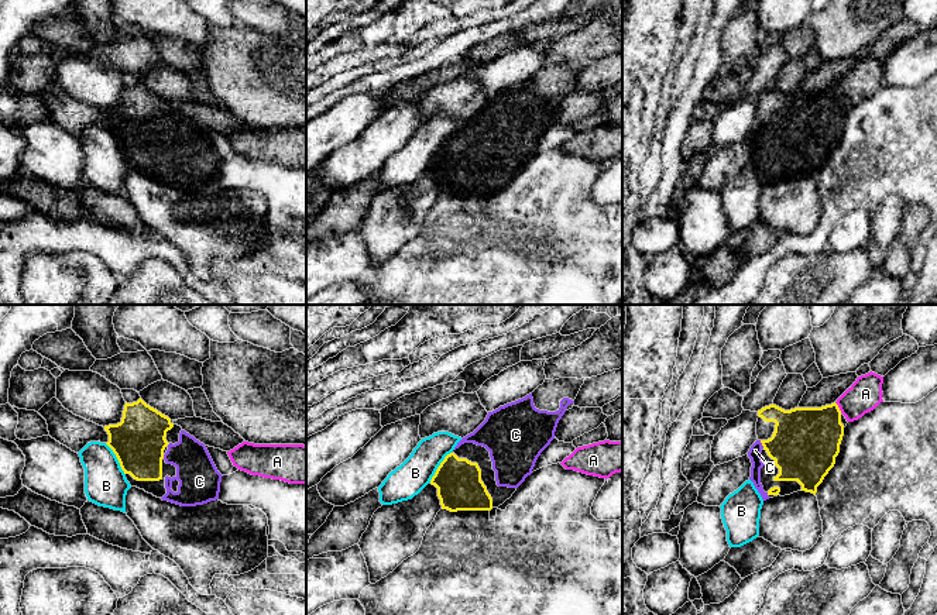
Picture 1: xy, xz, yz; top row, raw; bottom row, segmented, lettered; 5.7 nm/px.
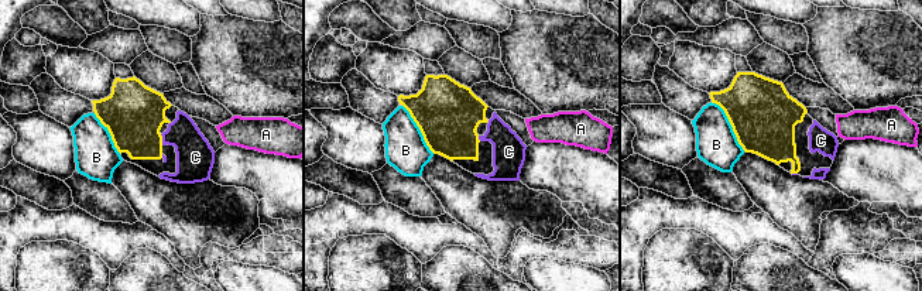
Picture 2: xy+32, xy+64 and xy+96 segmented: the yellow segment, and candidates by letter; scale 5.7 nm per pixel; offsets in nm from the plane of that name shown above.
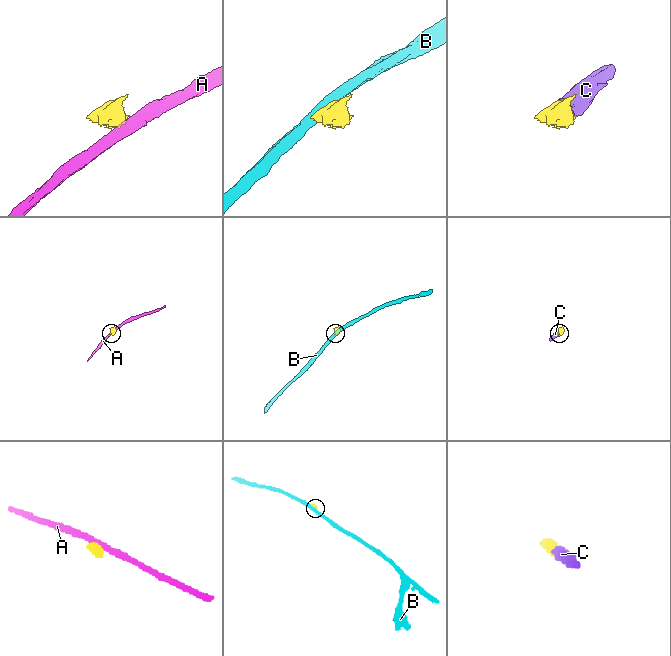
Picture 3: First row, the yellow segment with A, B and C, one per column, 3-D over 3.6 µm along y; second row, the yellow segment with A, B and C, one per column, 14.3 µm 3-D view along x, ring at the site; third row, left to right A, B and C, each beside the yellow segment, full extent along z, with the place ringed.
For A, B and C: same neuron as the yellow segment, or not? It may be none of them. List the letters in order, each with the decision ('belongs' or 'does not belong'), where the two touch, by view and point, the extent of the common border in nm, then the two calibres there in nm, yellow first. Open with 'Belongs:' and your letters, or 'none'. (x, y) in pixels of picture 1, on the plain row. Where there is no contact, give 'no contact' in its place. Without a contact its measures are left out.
Belongs: C
A: does not belong; contact yz (838, 92); length 80 nm; calibres 360 and 190 nm
B: does not belong; contact xy (117, 143); length 220 nm; calibres 300 and 240 nm
C: belongs; contact yz (762, 129); length 50 nm; calibres 380 and 70 nm

